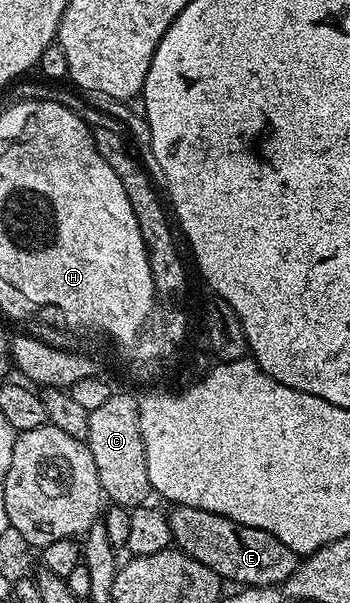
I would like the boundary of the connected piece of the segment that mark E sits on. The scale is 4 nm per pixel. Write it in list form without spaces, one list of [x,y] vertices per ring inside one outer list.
[[[176,504],[168,516],[174,544],[189,556],[195,557],[200,564],[207,565],[223,581],[233,581],[241,587],[280,586],[297,568],[297,554],[265,530],[240,525],[222,514],[185,504]]]

